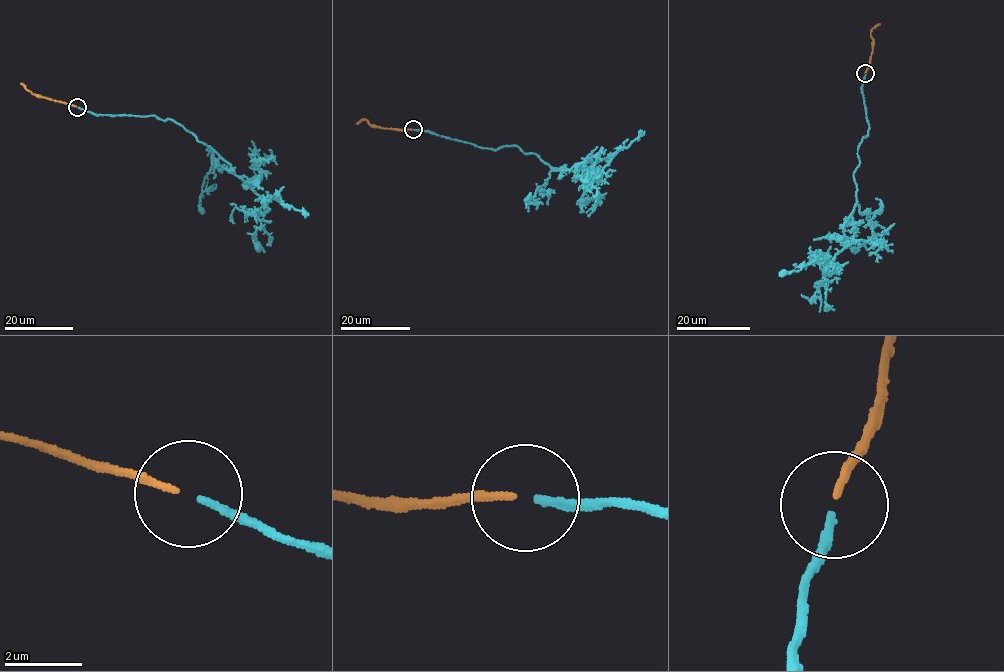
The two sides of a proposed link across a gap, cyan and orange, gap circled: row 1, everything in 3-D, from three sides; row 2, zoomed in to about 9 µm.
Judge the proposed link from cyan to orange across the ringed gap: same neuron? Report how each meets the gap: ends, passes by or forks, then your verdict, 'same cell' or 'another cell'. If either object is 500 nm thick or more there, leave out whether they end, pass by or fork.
cyan ends there; orange ends there; same cell

